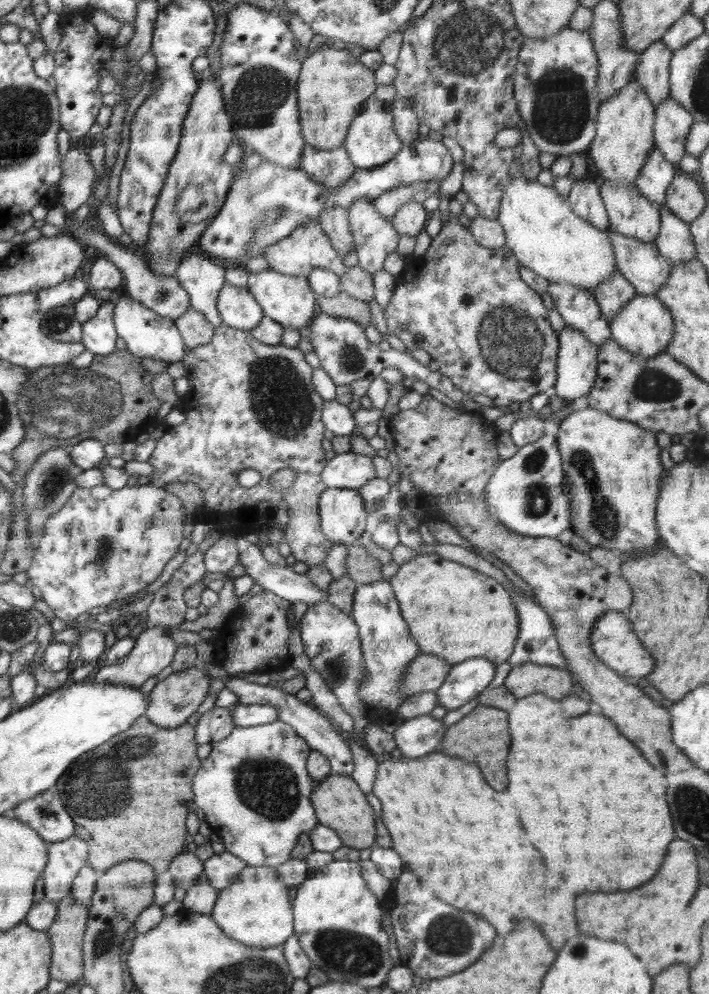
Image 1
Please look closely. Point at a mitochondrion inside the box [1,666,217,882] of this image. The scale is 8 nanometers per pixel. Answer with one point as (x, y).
(96, 789)

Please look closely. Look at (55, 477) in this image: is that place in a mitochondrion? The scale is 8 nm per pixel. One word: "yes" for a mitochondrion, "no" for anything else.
yes

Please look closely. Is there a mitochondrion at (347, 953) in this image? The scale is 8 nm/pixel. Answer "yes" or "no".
yes

